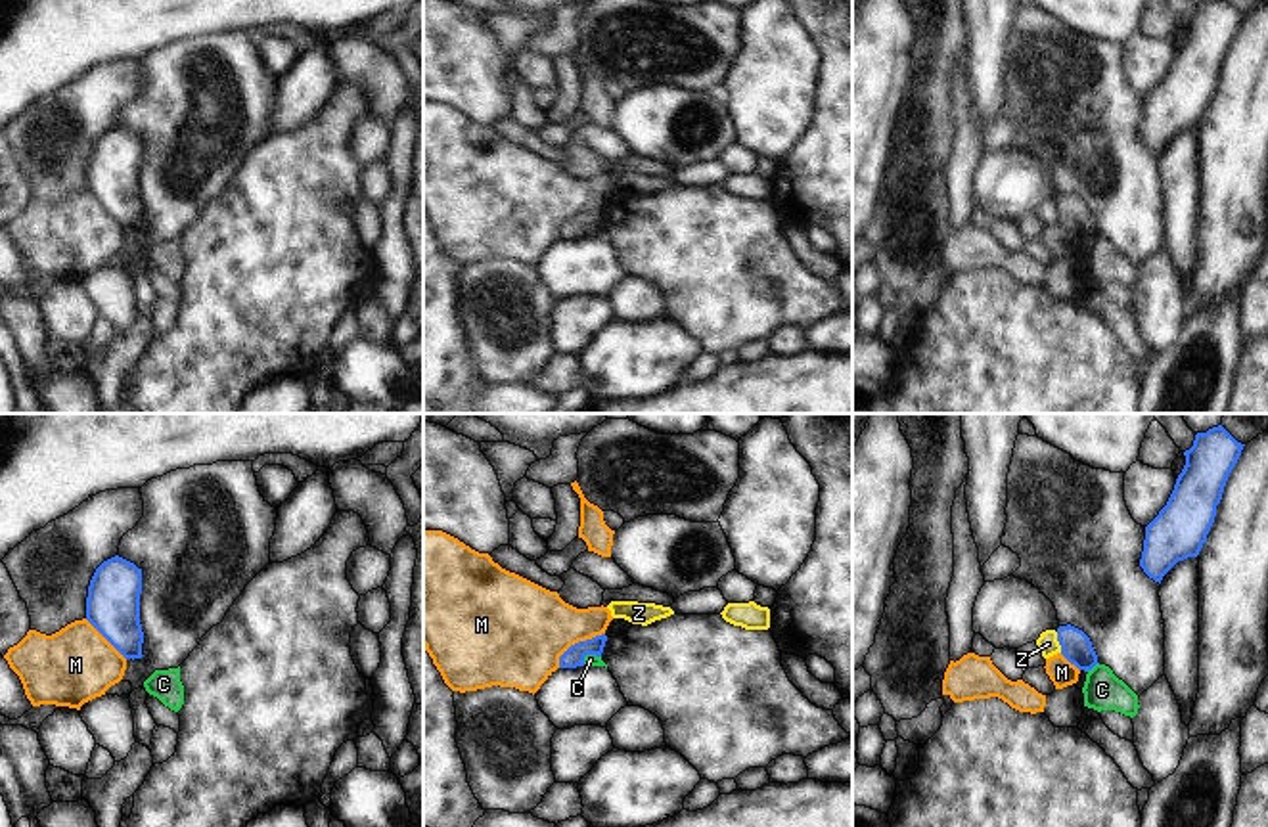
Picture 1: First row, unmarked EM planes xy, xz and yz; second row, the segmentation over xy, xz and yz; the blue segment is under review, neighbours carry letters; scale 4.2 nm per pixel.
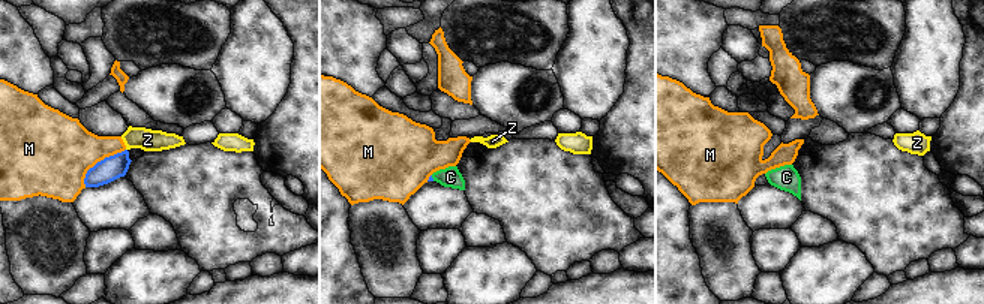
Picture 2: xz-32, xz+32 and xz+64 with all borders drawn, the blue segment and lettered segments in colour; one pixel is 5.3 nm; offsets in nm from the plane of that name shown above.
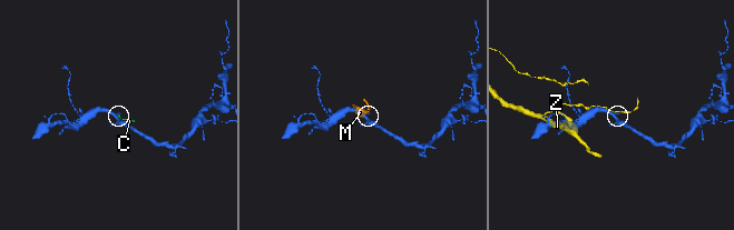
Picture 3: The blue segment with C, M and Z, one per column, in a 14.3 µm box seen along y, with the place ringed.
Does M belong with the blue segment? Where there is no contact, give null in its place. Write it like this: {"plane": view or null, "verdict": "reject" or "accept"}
{"plane": "xz", "verdict": "reject"}

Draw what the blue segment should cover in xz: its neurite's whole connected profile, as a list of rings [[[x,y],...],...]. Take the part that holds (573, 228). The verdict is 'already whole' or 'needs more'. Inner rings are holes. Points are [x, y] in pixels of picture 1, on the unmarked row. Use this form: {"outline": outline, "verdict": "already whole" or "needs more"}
{"outline": [[[596,207],[586,212],[578,212],[571,216],[561,228],[559,228],[559,239],[577,239],[584,237],[584,228],[586,226],[596,226],[601,228],[603,218],[605,218],[607,207]]], "verdict": "already whole"}

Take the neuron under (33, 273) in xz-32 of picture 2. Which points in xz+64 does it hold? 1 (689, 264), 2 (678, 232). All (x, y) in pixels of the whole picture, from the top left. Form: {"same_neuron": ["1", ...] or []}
{"same_neuron": []}

